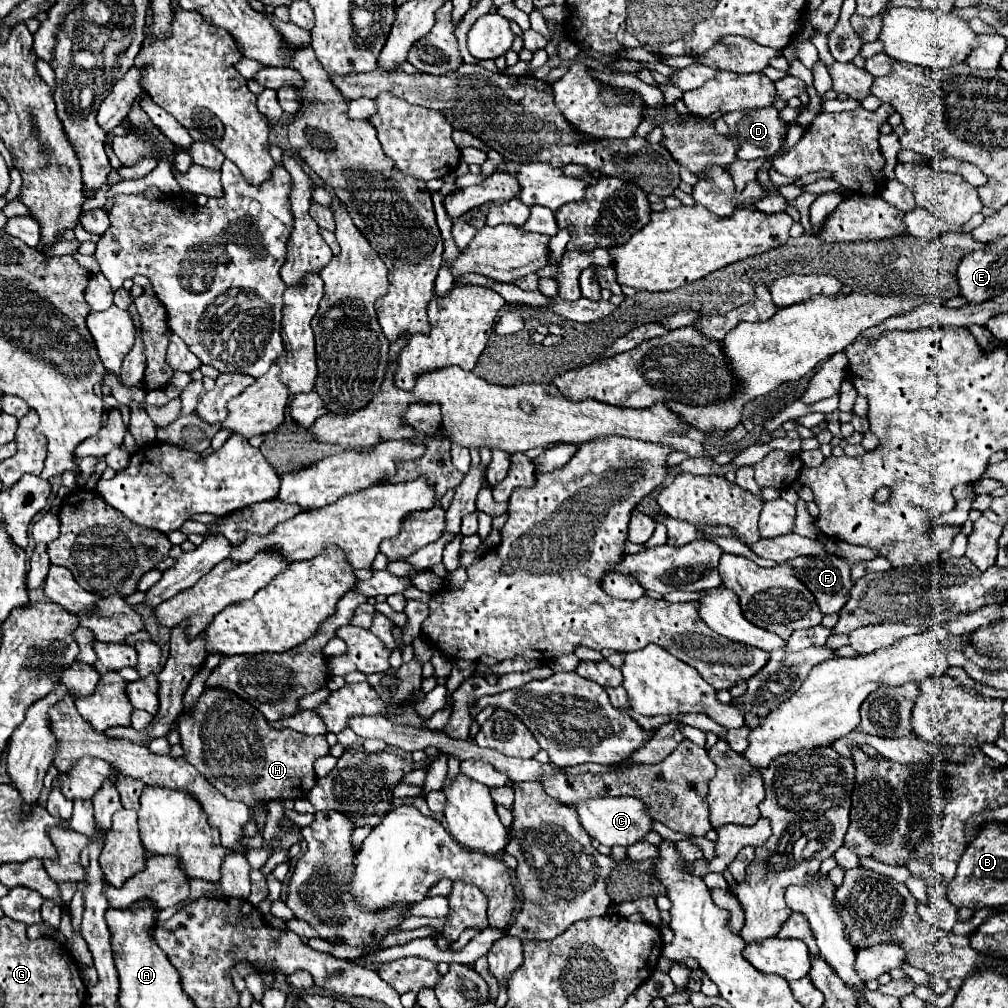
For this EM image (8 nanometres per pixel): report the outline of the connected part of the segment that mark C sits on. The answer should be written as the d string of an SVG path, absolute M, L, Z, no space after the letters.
M598 797L598 799L584 799L582 803L574 803L574 809L578 811L578 821L582 829L596 839L602 845L614 847L622 845L628 847L636 841L640 841L650 831L650 817L646 807L638 799L630 797Z

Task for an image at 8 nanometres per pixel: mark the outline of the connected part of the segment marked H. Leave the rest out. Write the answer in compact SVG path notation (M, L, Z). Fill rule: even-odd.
M206 689L194 705L192 715L182 713L178 717L178 733L186 751L186 761L192 763L228 799L242 801L248 807L274 799L306 797L316 785L316 773L312 765L318 757L328 755L330 749L324 735L304 735L294 729L270 729L268 721L258 709L252 709L246 701L226 689Z

